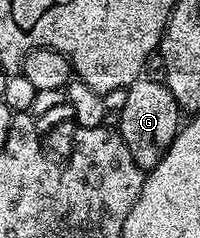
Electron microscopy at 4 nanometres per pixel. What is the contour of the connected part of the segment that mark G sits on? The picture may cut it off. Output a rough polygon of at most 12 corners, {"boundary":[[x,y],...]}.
{"boundary":[[163,80],[127,89],[117,131],[150,170],[175,141],[181,109]]}

